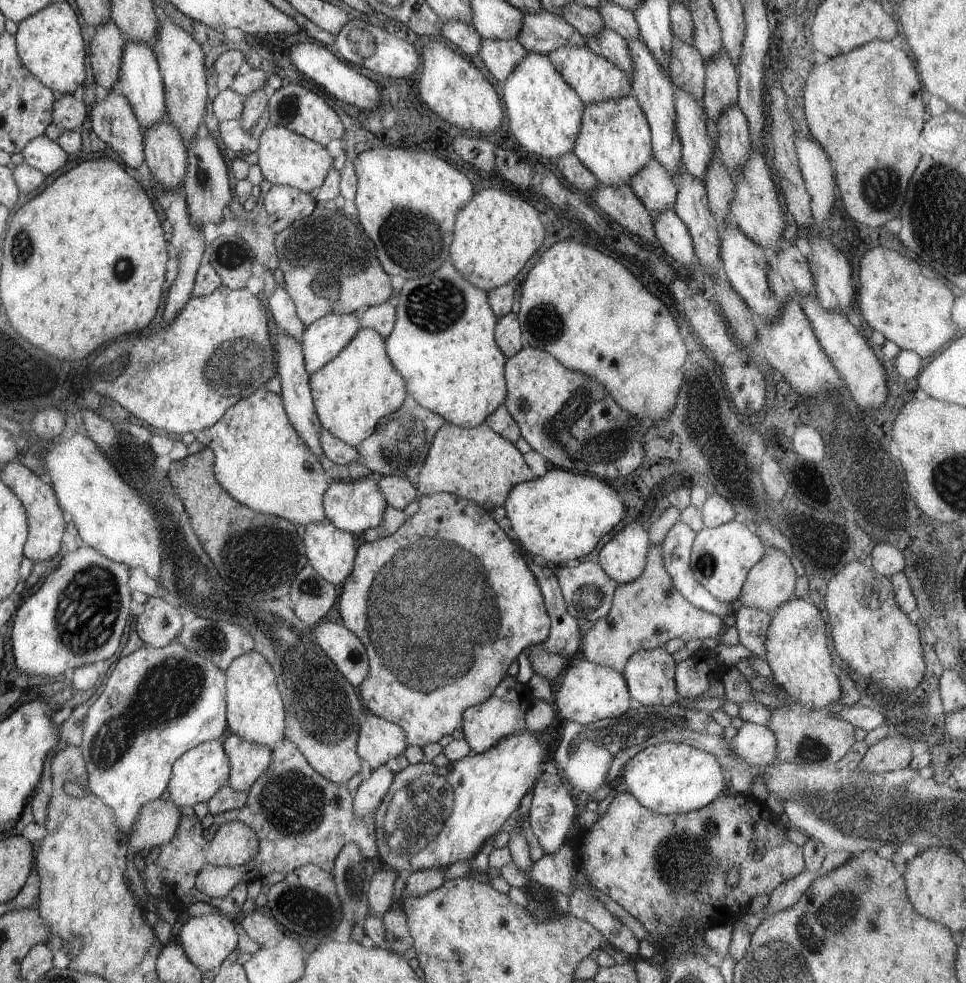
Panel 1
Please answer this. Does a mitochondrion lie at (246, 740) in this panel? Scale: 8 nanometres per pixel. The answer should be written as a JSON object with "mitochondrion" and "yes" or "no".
{"mitochondrion":"no"}

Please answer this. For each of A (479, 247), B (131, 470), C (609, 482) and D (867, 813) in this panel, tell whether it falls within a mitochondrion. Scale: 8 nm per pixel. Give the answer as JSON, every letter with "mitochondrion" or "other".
{"A":"other","B":"mitochondrion","C":"other","D":"mitochondrion"}

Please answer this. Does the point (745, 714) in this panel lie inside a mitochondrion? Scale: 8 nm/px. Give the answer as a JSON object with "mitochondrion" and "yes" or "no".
{"mitochondrion":"no"}

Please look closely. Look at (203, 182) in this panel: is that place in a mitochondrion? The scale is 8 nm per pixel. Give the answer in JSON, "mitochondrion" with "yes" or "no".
{"mitochondrion":"yes"}

